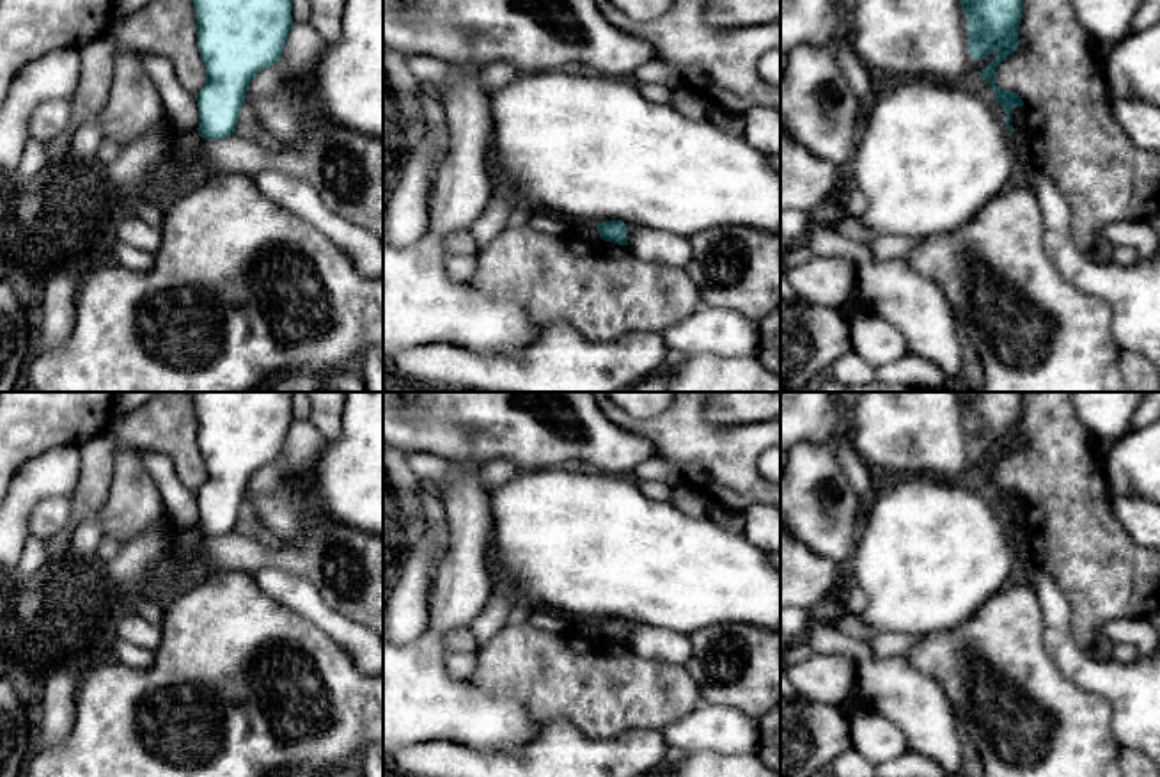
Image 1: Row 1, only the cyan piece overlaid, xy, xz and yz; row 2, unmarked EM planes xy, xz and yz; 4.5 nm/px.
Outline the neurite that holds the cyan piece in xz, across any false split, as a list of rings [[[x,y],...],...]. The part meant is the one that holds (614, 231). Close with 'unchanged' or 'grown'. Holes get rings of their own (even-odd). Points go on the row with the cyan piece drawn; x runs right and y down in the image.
[[[621,220],[601,222],[601,224],[598,224],[600,238],[605,241],[619,243],[619,245],[628,245],[626,225],[628,224],[624,224]]]; unchanged

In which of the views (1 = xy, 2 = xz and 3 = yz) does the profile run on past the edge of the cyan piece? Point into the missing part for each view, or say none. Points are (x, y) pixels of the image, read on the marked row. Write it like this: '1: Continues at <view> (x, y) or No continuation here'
1: No continuation here
2: No continuation here
3: No continuation here

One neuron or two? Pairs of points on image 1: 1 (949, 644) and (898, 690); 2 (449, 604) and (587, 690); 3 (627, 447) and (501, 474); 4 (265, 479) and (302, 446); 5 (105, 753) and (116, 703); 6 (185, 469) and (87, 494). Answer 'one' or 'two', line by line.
1: two
2: two
3: two
4: two
5: one
6: two

